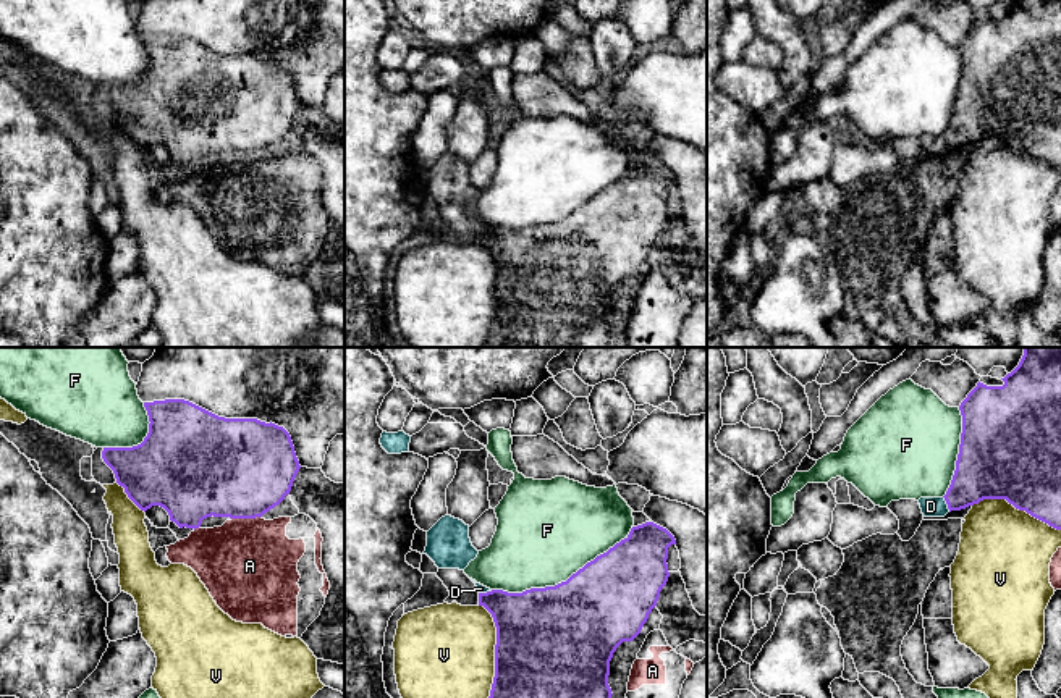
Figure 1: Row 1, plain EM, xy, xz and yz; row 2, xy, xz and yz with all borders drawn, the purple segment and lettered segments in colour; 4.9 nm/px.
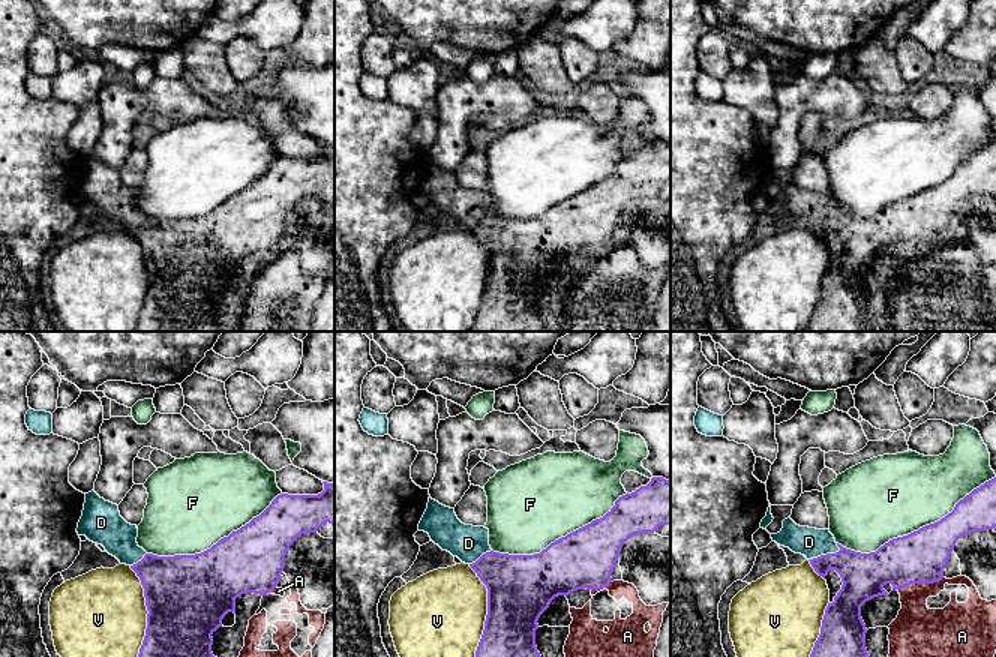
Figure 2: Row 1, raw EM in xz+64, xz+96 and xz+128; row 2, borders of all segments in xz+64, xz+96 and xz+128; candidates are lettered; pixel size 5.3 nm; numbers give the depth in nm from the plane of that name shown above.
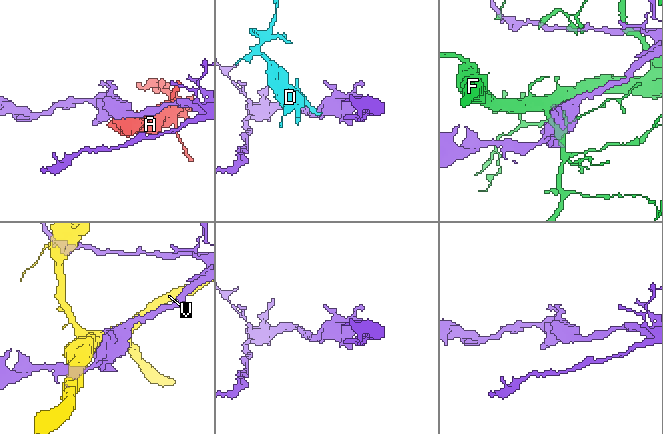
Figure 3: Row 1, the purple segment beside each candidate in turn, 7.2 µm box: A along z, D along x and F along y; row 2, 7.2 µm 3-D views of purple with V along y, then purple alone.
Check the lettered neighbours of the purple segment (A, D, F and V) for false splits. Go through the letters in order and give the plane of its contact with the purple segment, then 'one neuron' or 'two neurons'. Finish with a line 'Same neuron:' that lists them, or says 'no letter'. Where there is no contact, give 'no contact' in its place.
A: meets purple in xy; two neurons
D: meets purple in yz; one neuron
F: meets purple in xz; two neurons
V: meets purple in xz; two neurons
Same neuron: D

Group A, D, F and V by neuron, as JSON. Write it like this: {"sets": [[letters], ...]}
{"sets": [["A"], ["D"], ["F"], ["V"]]}

